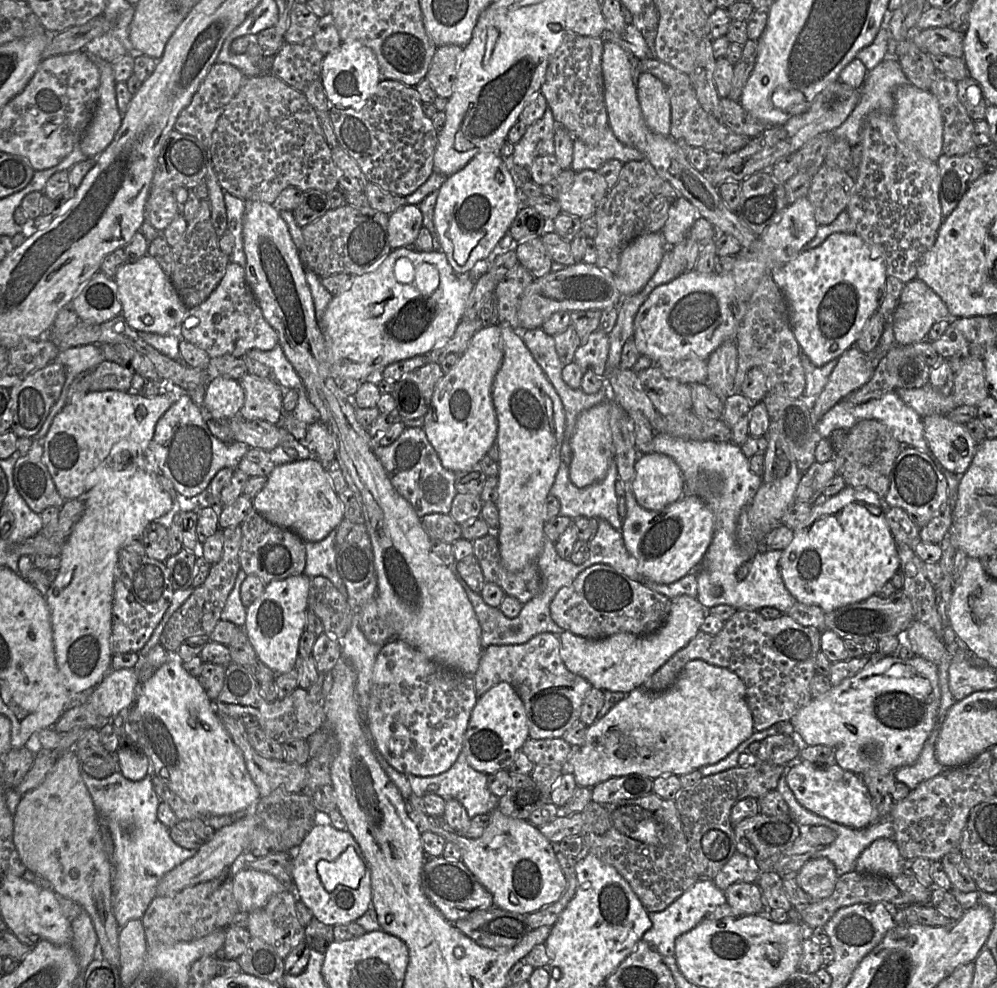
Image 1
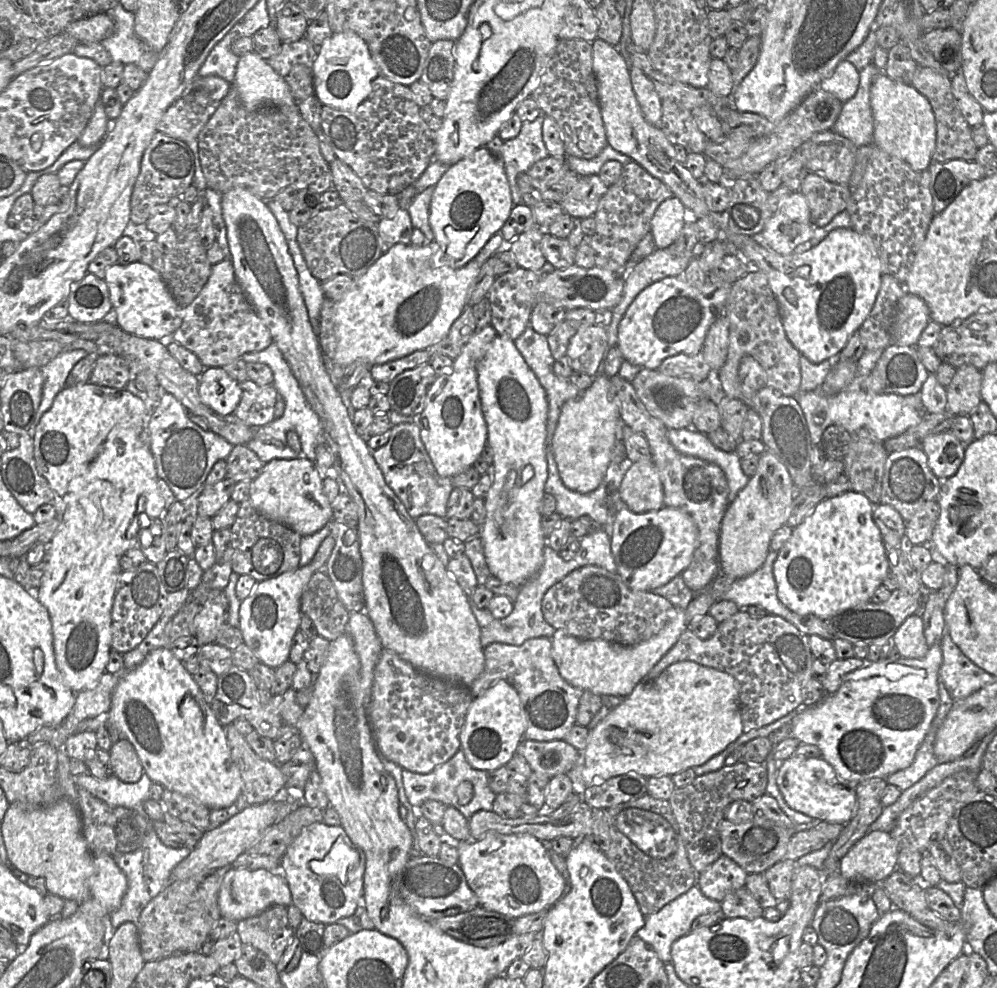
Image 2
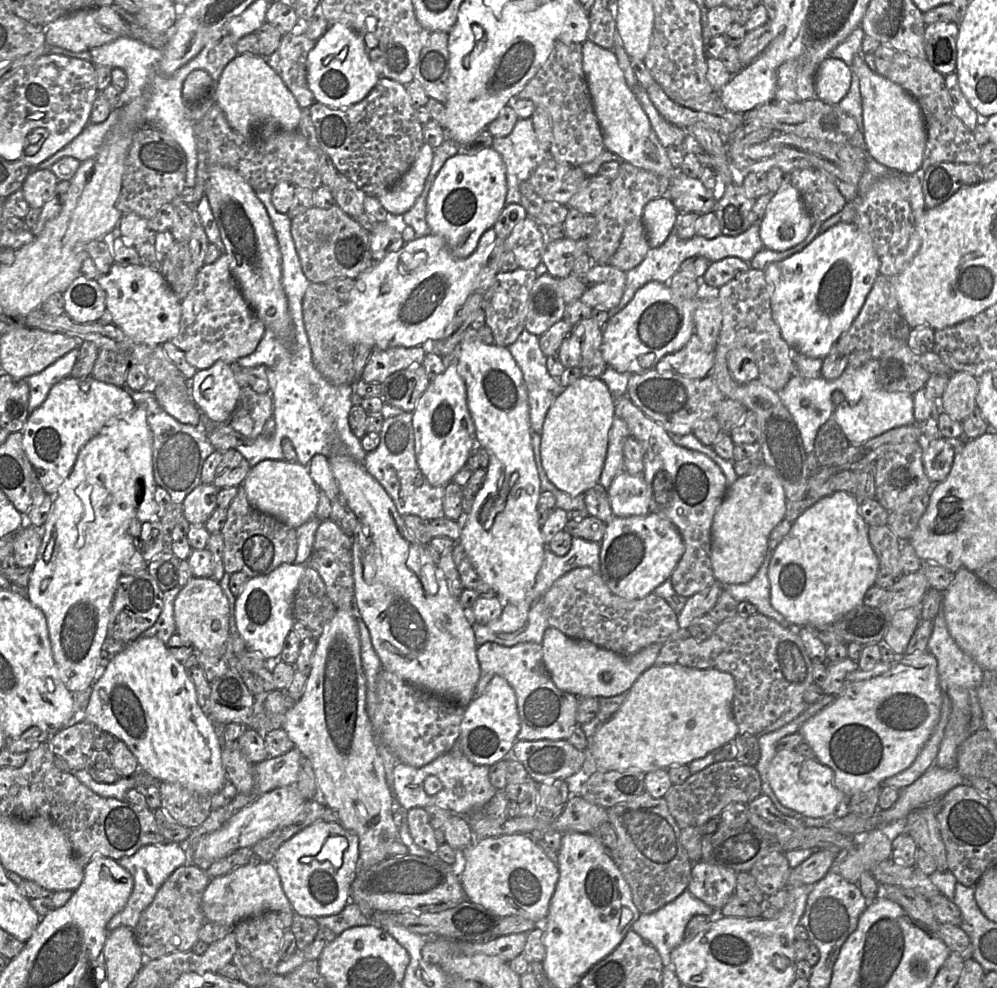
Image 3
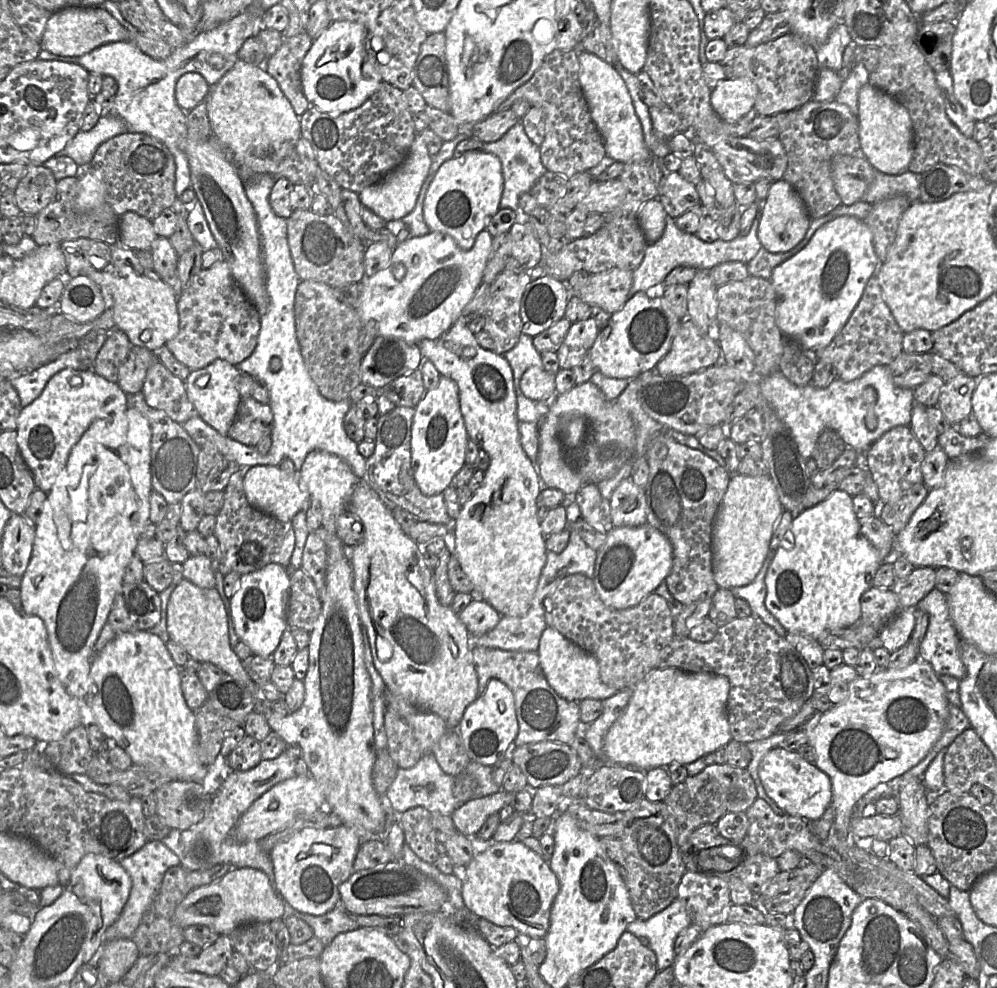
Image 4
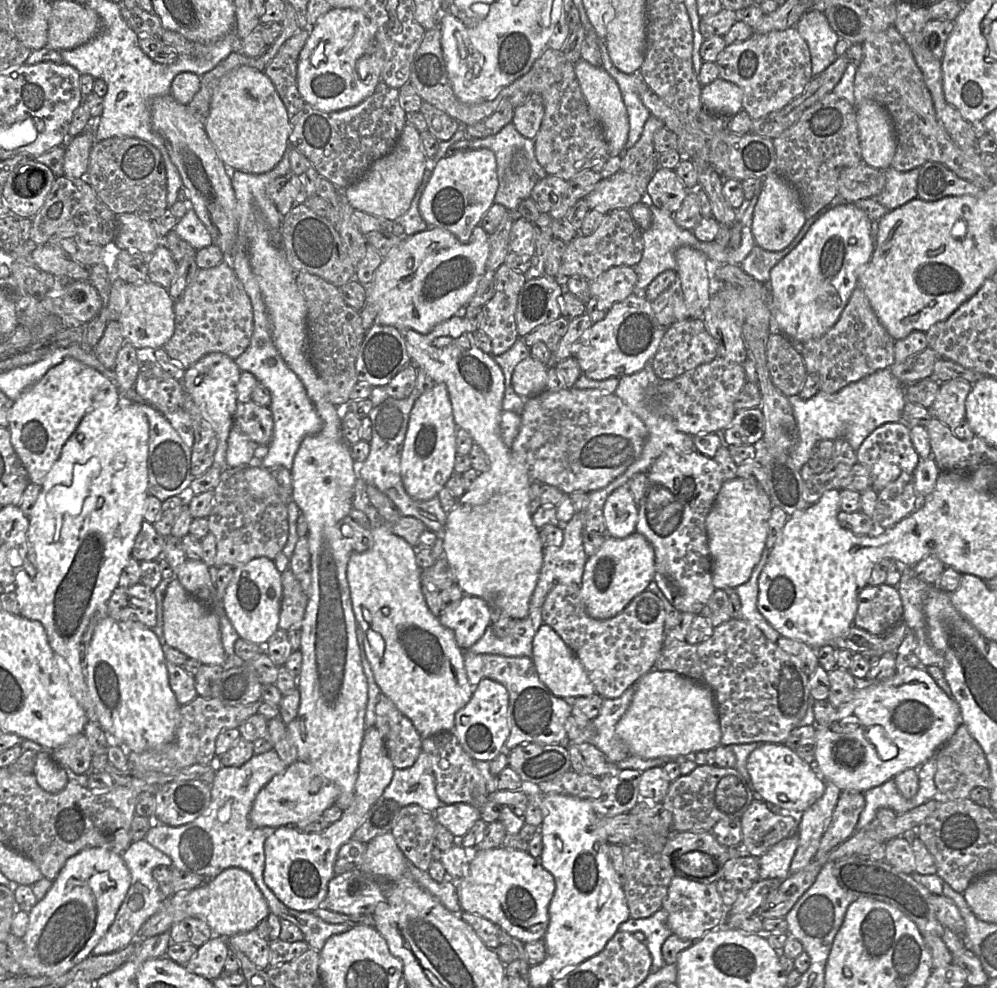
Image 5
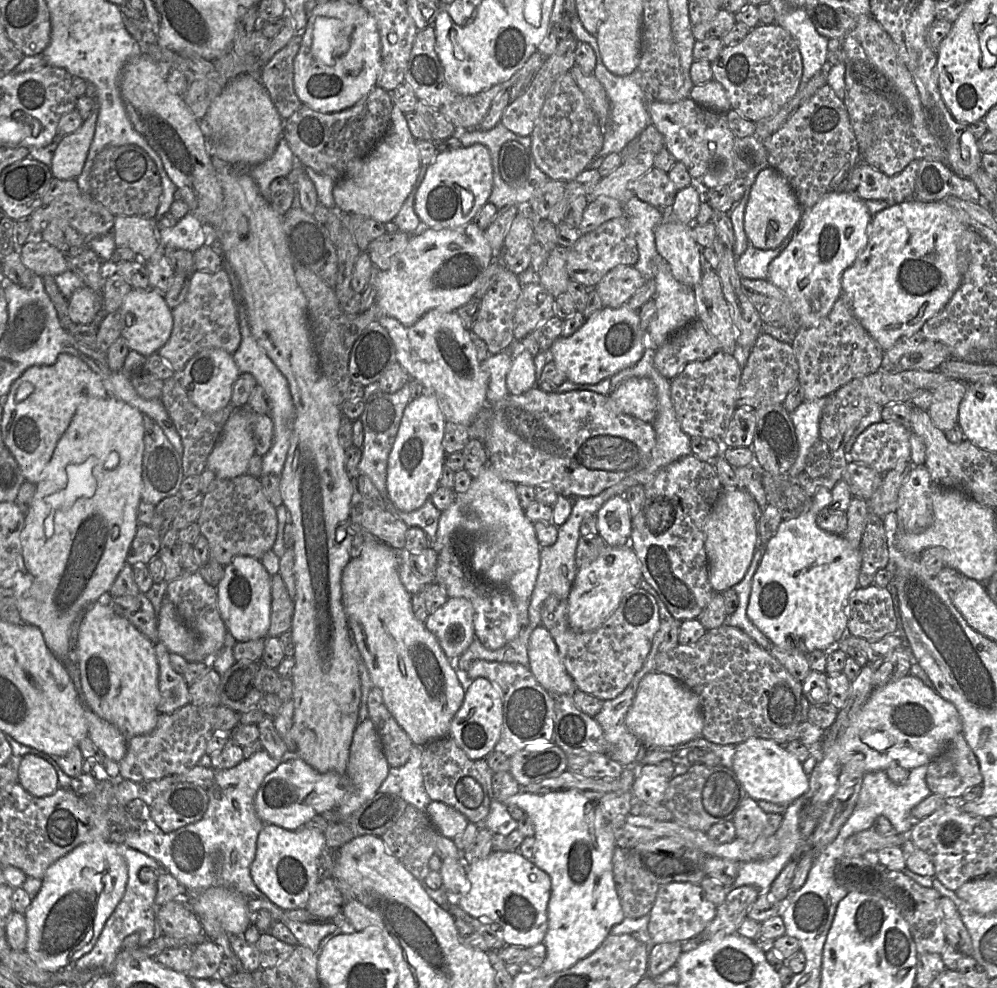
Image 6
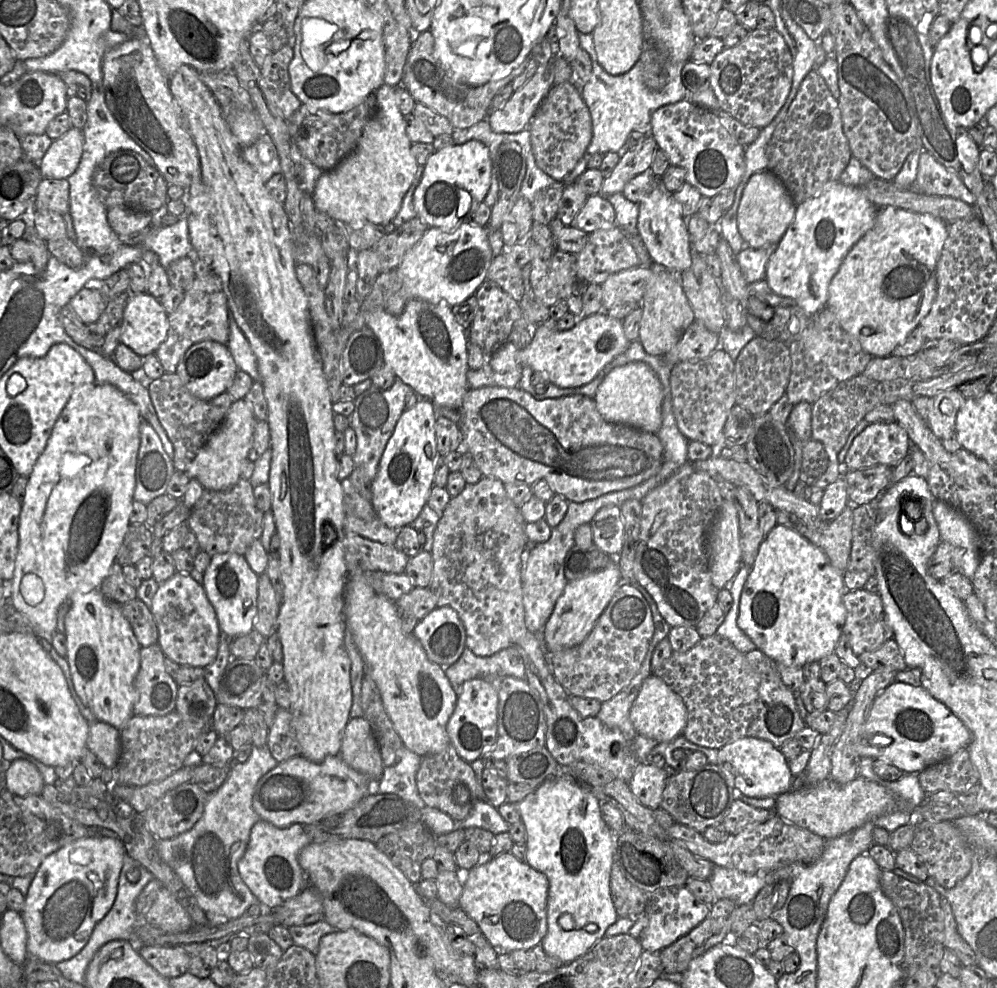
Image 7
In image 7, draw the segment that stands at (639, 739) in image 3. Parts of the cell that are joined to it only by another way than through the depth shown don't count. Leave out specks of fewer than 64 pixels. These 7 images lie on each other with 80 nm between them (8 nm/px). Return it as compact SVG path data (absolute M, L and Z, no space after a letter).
M651 674L642 683L630 710L630 721L640 735L660 742L670 742L682 735L687 723L687 709L682 698L661 678Z

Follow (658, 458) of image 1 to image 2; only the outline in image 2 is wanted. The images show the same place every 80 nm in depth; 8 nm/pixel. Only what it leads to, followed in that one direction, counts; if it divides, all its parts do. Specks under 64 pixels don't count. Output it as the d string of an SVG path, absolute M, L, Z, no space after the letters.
M651 459L630 465L620 482L618 494L634 513L657 511L665 507L663 484Z

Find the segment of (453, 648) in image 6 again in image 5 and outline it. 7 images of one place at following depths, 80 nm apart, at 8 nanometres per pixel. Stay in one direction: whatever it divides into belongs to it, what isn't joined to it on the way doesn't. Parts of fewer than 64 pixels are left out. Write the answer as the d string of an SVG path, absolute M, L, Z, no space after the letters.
M465 595L459 602L447 606L438 619L454 633L457 645L465 652L485 634L492 616L493 609L485 600Z

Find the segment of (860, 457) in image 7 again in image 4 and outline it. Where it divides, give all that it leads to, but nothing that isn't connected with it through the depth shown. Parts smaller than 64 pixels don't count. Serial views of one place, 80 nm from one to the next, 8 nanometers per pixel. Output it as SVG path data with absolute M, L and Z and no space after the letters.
M896 426L874 441L864 452L864 467L871 474L883 503L896 502L915 484L923 483L921 465L926 451L909 426Z

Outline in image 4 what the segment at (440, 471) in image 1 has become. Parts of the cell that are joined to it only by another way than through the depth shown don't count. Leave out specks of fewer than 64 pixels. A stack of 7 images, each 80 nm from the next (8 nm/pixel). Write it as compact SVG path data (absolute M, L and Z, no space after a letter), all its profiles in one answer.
M396 406L389 412L376 416L377 433L373 454L366 459L365 475L359 482L366 483L380 498L390 500L396 506L411 513L418 520L437 524L451 524L446 511L442 493L432 496L424 495L417 486L411 465L411 429L414 408Z

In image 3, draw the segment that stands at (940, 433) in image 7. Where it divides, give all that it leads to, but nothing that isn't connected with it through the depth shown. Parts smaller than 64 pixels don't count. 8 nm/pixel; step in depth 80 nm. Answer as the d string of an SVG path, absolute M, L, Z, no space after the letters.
M953 372L939 399L941 411L955 421L963 421L976 408L978 378L968 372Z

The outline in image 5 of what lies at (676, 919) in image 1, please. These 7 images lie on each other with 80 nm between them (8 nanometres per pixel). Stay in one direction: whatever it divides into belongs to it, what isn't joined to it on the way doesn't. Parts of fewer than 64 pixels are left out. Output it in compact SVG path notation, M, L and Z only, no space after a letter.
M660 909L650 917L643 919L629 918L619 926L619 931L632 934L635 932L643 933L646 937L644 945L648 948L652 957L651 972L658 971L664 966L662 945L672 935L668 926L666 910Z

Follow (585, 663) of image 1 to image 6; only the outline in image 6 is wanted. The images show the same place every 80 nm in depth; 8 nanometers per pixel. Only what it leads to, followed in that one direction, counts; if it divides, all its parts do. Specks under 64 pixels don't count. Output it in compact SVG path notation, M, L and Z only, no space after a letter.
M543 625L530 636L528 657L533 676L549 693L572 695L578 690L559 656L554 639Z

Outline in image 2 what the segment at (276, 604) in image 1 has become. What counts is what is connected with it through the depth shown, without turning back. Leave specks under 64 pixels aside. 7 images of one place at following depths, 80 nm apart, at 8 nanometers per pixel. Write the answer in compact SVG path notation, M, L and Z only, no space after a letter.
M332 535L326 537L312 561L306 566L285 572L275 578L258 581L239 608L239 630L243 642L258 657L259 661L274 669L289 661L295 633L301 621L300 602L303 590L315 572L325 572L325 565L335 546Z

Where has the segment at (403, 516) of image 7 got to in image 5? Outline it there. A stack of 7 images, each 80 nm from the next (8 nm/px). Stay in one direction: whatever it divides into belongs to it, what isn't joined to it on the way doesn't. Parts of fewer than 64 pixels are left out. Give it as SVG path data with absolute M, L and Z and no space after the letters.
M437 383L415 401L400 460L404 488L414 500L427 501L437 497L454 473L457 428L445 384Z

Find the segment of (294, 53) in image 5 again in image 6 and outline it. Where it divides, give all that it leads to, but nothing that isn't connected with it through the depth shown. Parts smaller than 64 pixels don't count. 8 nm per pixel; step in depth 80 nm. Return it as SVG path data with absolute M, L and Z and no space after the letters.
M299 32L260 71L260 81L284 120L297 111L302 104L294 90L293 68L301 42L302 32Z

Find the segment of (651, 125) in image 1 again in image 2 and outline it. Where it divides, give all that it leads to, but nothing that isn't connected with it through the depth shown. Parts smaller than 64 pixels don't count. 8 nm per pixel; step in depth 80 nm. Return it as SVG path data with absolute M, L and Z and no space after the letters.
M633 64L629 67L632 88L644 118L652 125L659 126L662 118L662 100L654 84L641 69Z

